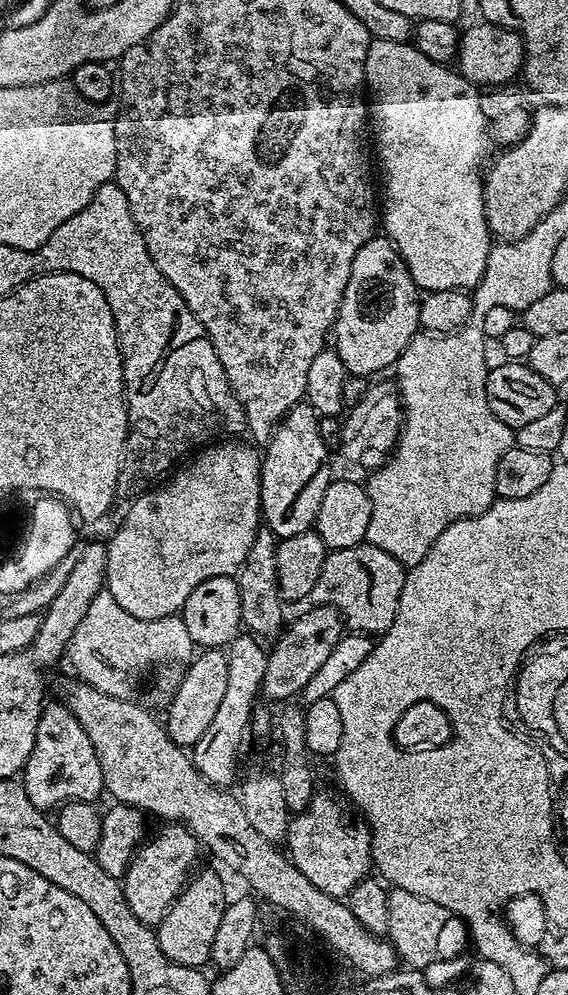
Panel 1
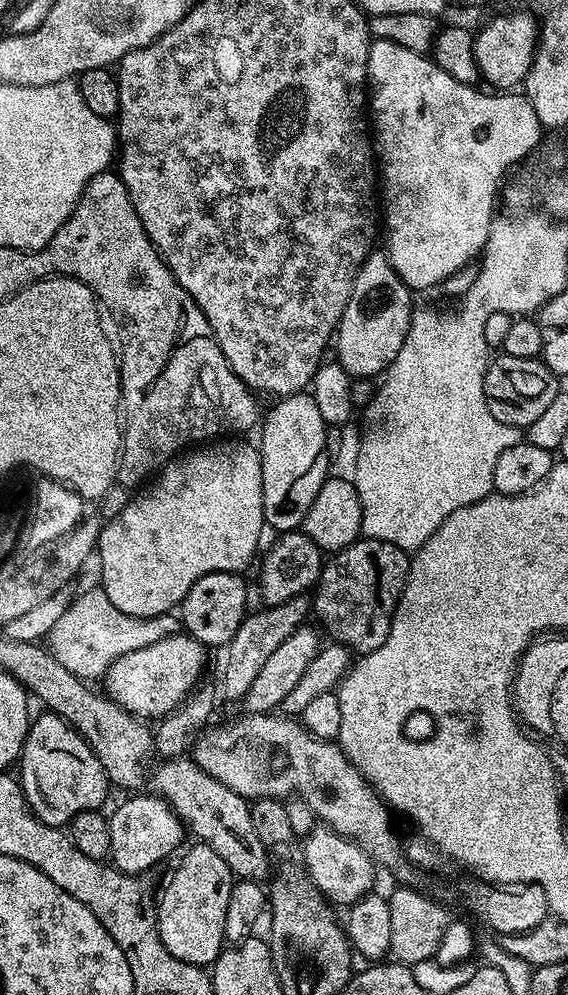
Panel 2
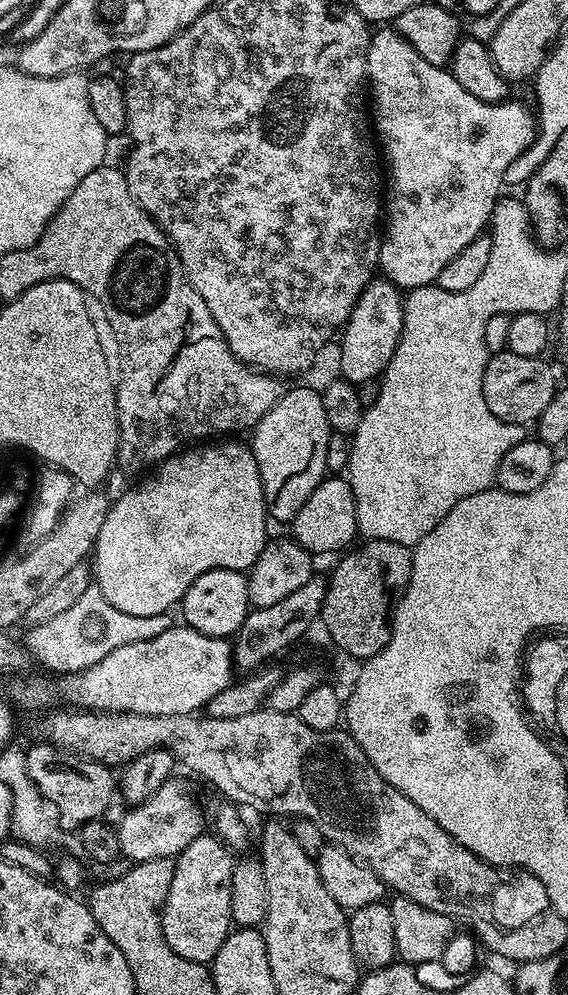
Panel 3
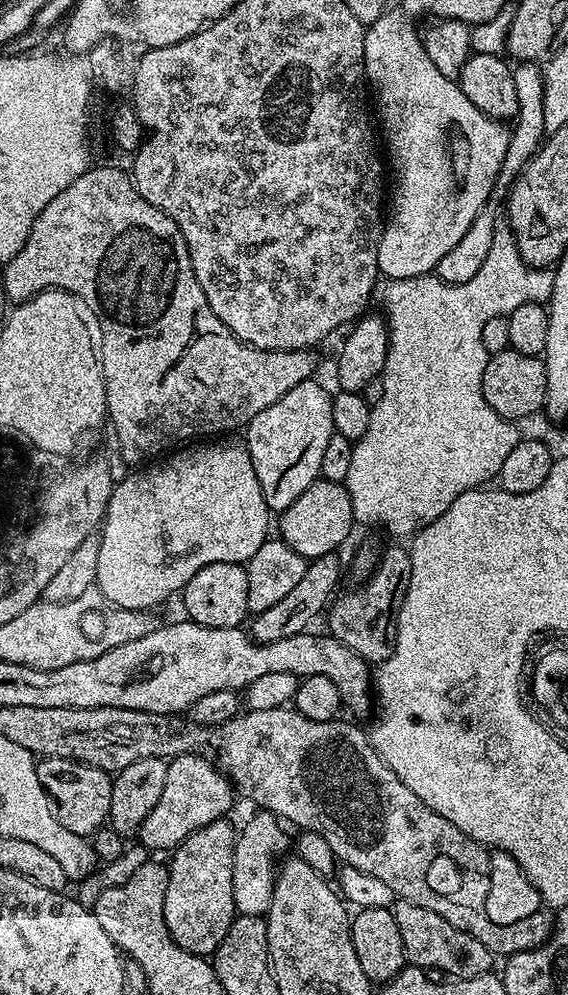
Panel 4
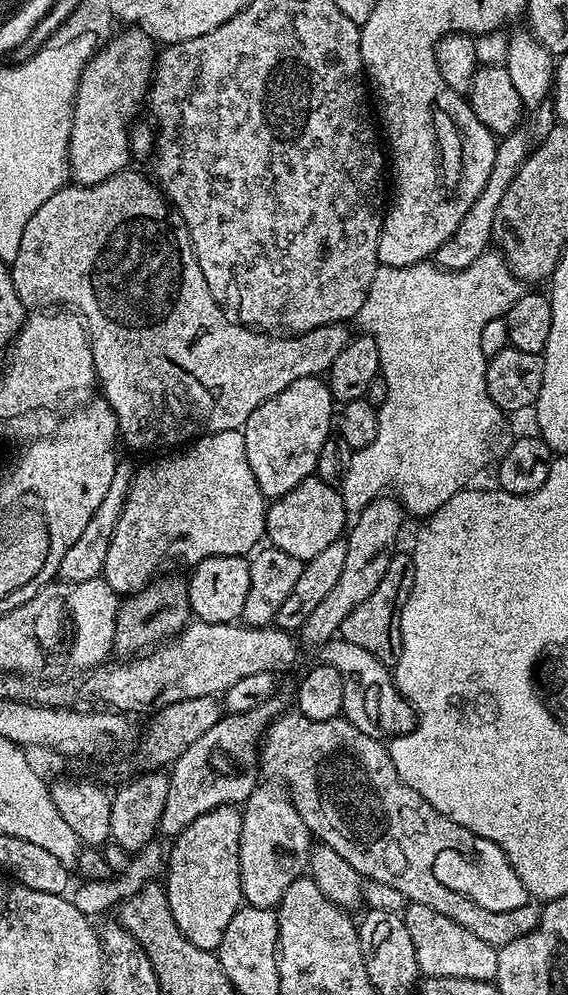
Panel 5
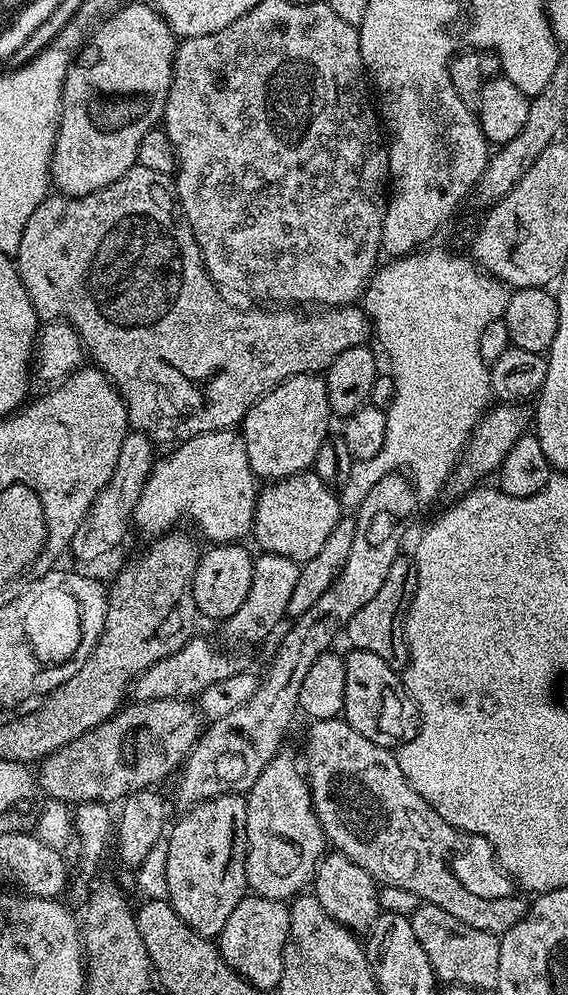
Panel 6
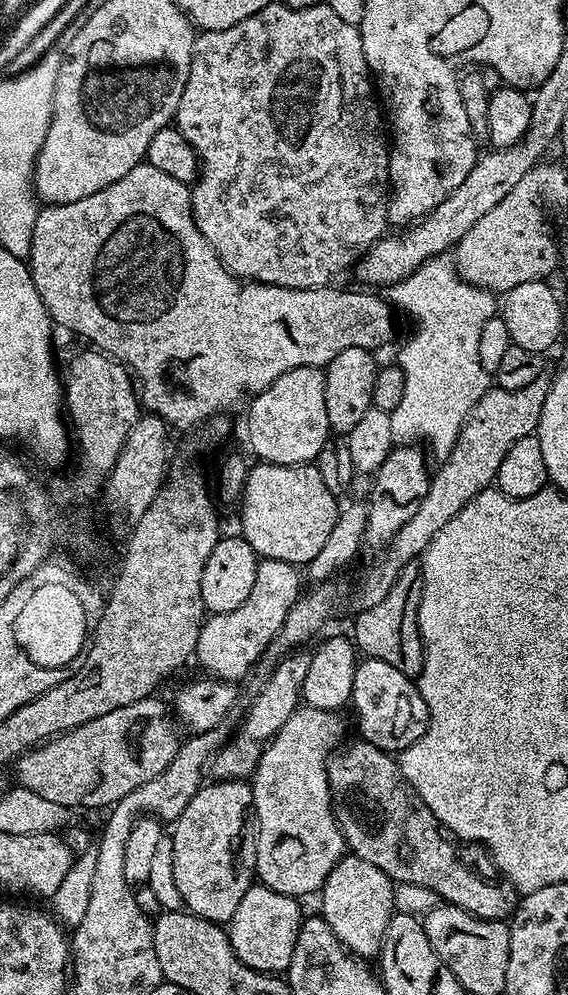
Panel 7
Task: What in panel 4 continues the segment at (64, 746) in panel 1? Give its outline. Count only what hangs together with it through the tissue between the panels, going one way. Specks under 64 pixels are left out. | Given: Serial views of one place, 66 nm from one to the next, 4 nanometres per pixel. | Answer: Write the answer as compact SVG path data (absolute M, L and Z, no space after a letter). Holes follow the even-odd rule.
M45 756L36 765L38 782L46 790L60 819L60 825L66 830L85 838L103 829L109 823L110 796L113 777L101 768L91 768L89 764L80 764L76 760L67 760L57 756Z

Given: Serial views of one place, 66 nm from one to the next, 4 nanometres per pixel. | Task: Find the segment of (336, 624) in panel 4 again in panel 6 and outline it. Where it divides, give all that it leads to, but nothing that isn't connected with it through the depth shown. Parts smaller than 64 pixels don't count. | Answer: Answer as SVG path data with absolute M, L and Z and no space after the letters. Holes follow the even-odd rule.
M411 555L397 556L394 566L390 566L390 574L386 574L386 582L382 582L382 590L350 618L346 629L346 637L352 643L353 649L370 654L378 654L382 662L391 668L403 670L407 668L410 659L410 640L404 635L404 623L408 620L408 611L418 590L418 570L416 561Z

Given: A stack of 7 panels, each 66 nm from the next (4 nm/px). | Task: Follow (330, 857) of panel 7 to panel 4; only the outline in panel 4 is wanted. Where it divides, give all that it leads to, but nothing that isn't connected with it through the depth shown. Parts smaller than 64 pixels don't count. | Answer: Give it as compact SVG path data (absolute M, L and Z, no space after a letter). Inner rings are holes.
M263 810L255 813L239 829L234 850L234 906L241 916L264 916L272 901L272 891L276 885L278 859L284 851L289 851L290 836L284 833L285 825L273 812Z

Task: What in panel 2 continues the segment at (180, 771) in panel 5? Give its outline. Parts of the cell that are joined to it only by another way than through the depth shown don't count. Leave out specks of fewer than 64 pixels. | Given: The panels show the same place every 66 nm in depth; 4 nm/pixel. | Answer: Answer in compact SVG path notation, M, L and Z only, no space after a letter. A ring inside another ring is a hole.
M132 794L107 817L110 832L110 864L128 876L144 874L147 868L164 860L186 837L186 827L180 815L165 800L155 794Z

